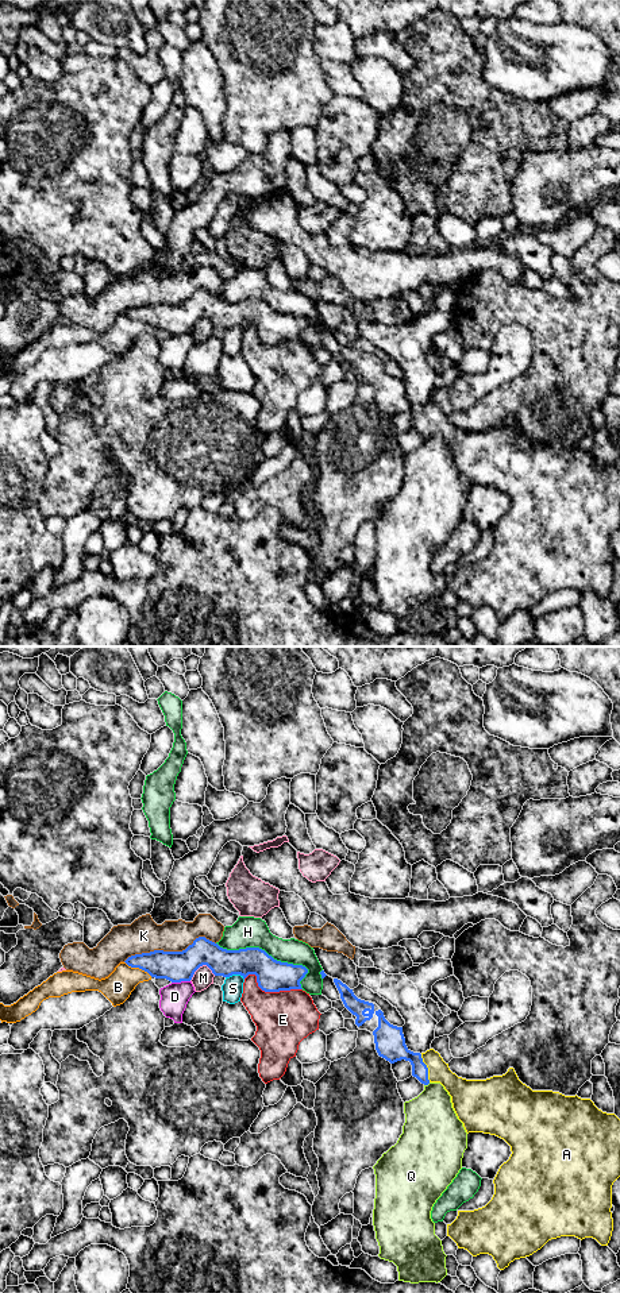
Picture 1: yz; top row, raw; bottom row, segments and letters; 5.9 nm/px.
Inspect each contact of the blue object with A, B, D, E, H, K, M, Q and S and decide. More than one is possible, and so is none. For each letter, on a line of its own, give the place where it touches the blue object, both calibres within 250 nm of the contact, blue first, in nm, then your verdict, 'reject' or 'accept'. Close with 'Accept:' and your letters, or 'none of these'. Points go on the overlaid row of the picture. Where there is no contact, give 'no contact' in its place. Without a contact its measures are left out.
A: meets blue in yz at (427, 1068); 160 nm thick on the blue side, 150 nm on the other; accept
B: meets blue in yz at (138, 967); 190 nm thick on the blue side, 170 nm on the other; reject
D: meets blue in yz at (180, 981); 190 nm thick on the blue side, 160 nm on the other; reject
E: meets blue in yz at (270, 991); 190 nm thick on the blue side, 320 nm on the other; reject
H: meets blue in yz at (270, 956); 190 nm thick on the blue side, 190 nm on the other; reject
K: meets blue in yz at (169, 952); 190 nm thick on the blue side, 200 nm on the other; reject
M: meets blue in yz at (200, 965); 190 nm thick on the blue side, 120 nm on the other; reject
Q: meets blue in yz at (427, 1084); 100 nm thick on the blue side, 320 nm on the other; reject
S: meets blue in yz at (234, 973); 190 nm thick on the blue side, 130 nm on the other; reject
Accept: A

